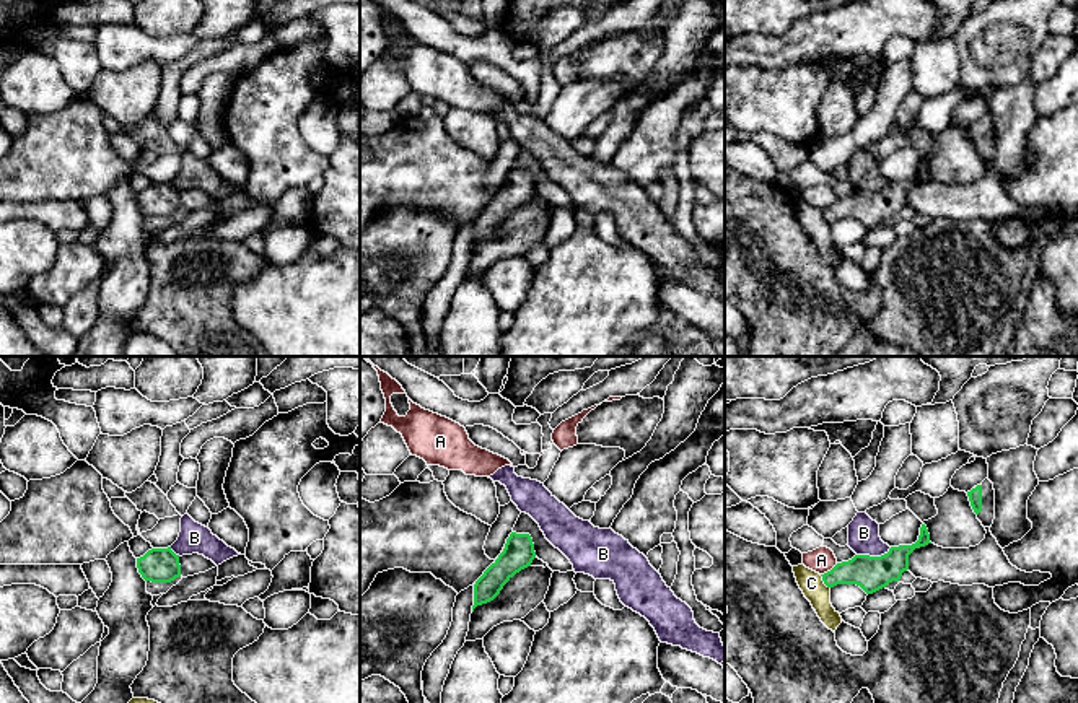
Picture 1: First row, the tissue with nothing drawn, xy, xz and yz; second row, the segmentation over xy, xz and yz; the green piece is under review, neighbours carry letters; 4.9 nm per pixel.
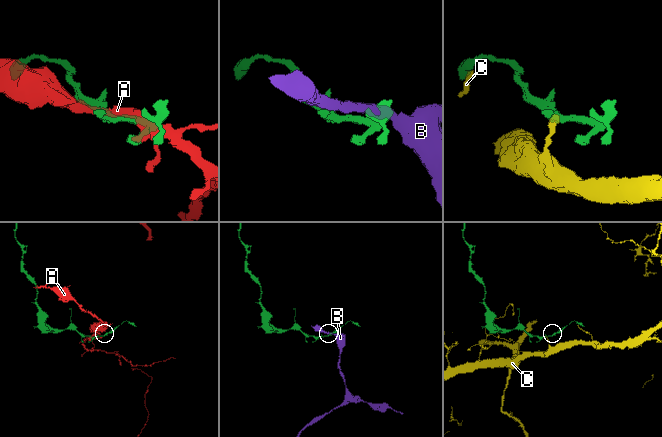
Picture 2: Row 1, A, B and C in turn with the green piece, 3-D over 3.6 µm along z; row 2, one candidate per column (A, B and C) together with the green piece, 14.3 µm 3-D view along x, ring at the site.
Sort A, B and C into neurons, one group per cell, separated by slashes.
A / B / C

